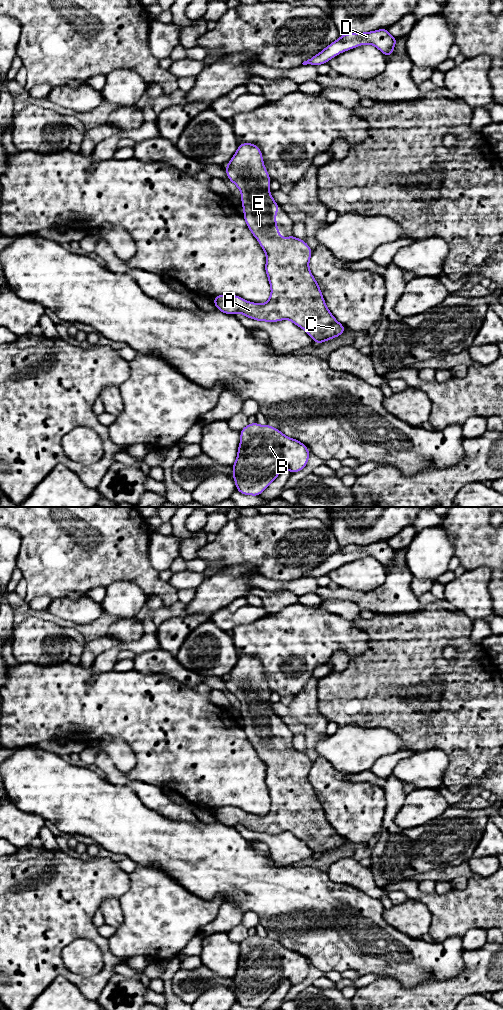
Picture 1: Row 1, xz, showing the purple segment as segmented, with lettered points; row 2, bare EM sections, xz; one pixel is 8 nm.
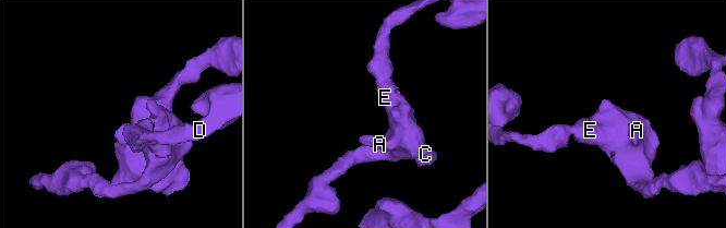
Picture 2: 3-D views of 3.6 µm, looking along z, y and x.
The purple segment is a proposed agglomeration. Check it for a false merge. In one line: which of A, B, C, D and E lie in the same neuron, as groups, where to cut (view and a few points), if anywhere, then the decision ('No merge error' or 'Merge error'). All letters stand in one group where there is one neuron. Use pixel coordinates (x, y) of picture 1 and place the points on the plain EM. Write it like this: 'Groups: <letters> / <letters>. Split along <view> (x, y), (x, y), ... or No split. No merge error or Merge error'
Groups: A B C D E. No split. No merge error

